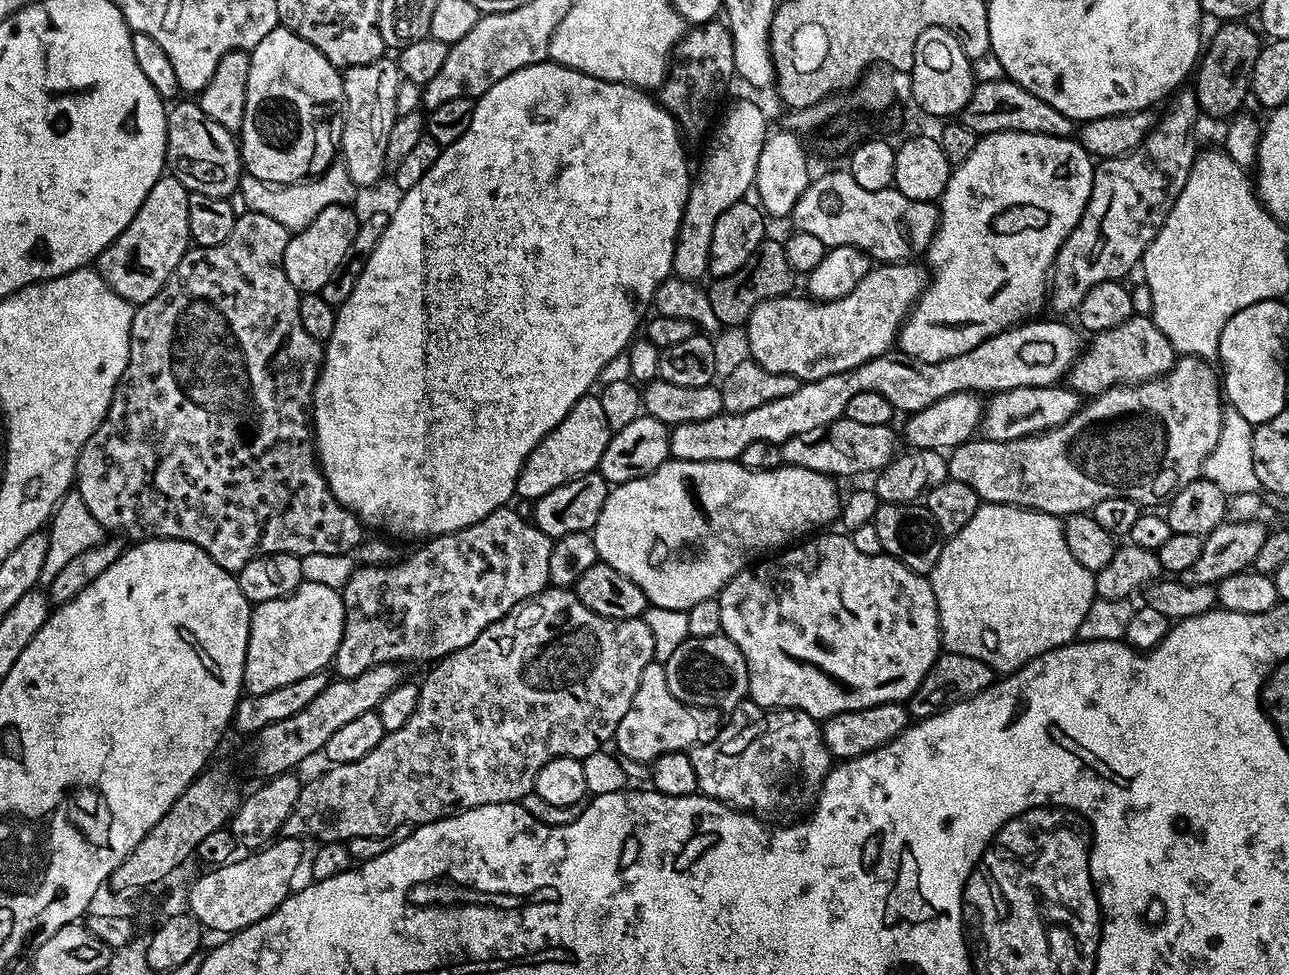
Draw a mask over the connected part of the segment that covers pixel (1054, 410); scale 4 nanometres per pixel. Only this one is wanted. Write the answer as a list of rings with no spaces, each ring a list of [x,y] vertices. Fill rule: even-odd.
[[[1022,386],[1005,392],[993,392],[984,404],[984,414],[980,418],[979,431],[985,440],[1017,440],[1023,436],[1037,436],[1039,432],[1062,426],[1082,407],[1079,392],[1073,392],[1067,386]]]

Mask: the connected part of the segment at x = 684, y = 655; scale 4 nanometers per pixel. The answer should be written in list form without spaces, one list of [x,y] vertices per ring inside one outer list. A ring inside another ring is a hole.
[[[723,634],[710,638],[687,636],[664,664],[670,694],[693,709],[736,708],[748,696],[748,667],[742,650]]]

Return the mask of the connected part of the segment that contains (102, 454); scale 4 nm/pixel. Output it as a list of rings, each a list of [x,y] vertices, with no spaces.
[[[241,211],[226,242],[209,248],[189,247],[188,253],[184,255],[182,262],[178,262],[174,274],[170,274],[162,290],[158,290],[154,298],[133,311],[126,370],[114,390],[114,398],[106,410],[106,418],[102,418],[98,430],[94,430],[94,434],[90,434],[90,438],[82,446],[74,481],[75,491],[82,494],[86,509],[90,510],[90,514],[109,533],[129,536],[129,541],[132,542],[157,538],[185,540],[206,550],[206,554],[210,554],[210,558],[214,558],[218,566],[233,574],[239,574],[242,566],[246,566],[246,562],[256,556],[275,552],[303,558],[310,554],[348,556],[351,548],[352,551],[359,549],[362,543],[361,522],[349,508],[342,507],[334,499],[316,459],[312,430],[312,391],[324,364],[324,344],[306,334],[302,327],[302,318],[298,315],[301,293],[297,292],[290,278],[286,278],[284,251],[289,235],[288,228],[282,226],[282,222],[274,222],[274,218],[266,218],[266,214]]]

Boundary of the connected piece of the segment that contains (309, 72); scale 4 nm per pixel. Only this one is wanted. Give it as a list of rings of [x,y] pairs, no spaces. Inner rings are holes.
[[[277,26],[274,30],[270,30],[270,34],[266,34],[266,38],[262,38],[262,42],[258,42],[258,46],[251,49],[250,52],[250,78],[246,86],[244,124],[238,133],[238,147],[243,171],[254,178],[265,180],[268,184],[299,184],[301,180],[307,180],[309,177],[318,176],[320,173],[326,171],[328,165],[333,163],[334,157],[338,152],[338,144],[334,139],[334,124],[332,128],[332,119],[335,116],[337,119],[341,115],[343,102],[344,77],[341,69],[335,68],[317,48],[310,46],[310,42],[306,42],[298,34],[291,32],[289,28]]]

